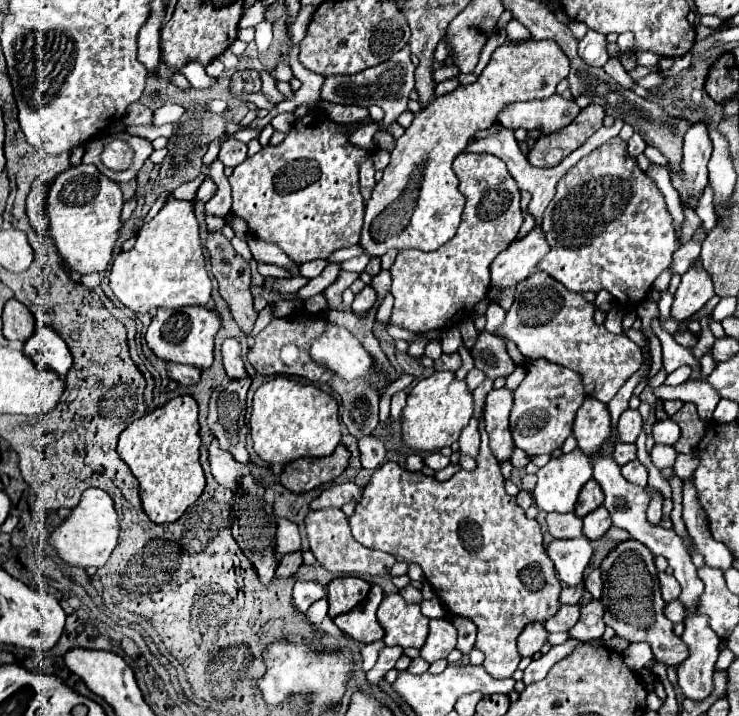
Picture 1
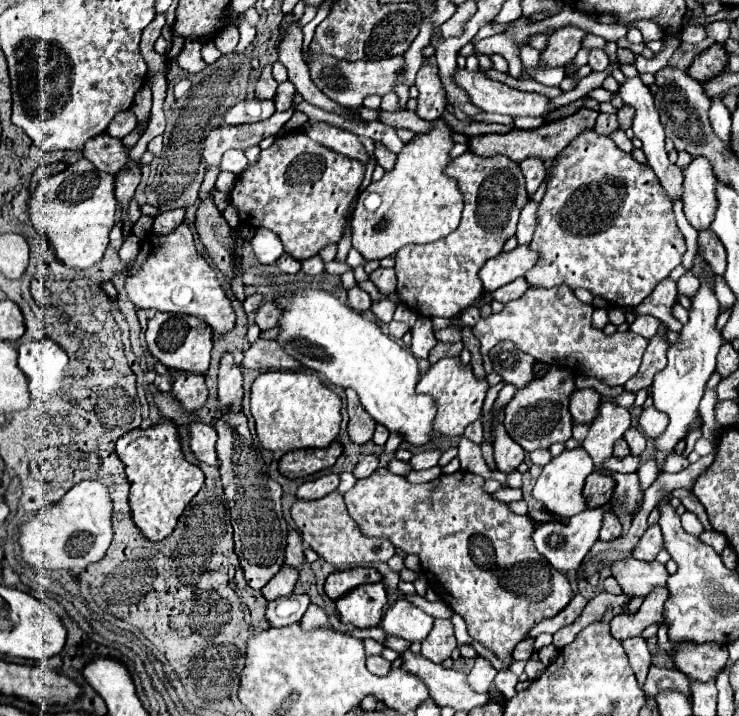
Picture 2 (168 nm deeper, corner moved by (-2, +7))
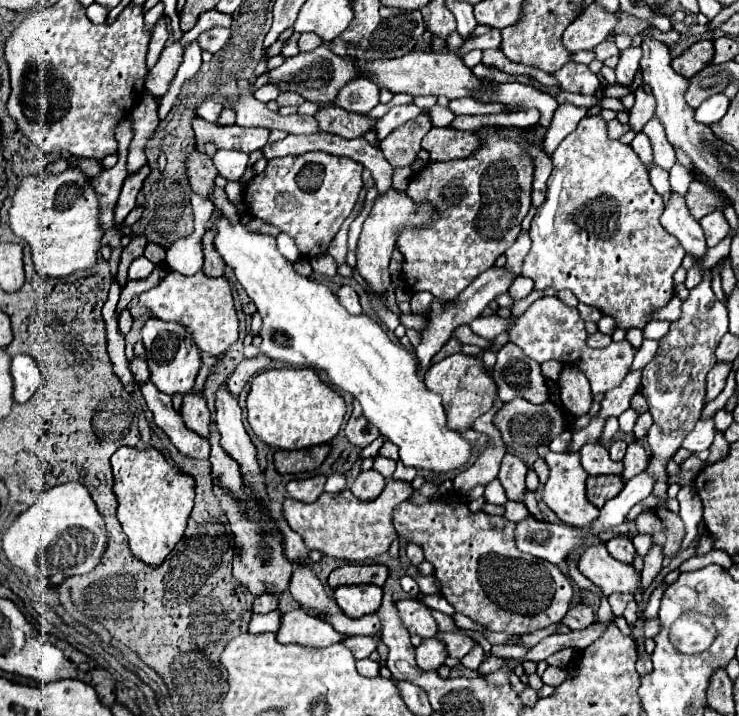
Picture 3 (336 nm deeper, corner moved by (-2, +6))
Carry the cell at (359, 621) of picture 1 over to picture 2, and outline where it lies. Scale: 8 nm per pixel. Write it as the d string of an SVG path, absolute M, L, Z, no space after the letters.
M362 584L338 600L338 614L342 624L356 628L372 628L382 620L384 604L388 602L384 584Z

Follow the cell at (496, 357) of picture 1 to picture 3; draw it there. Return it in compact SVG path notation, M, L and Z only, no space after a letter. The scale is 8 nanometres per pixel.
M506 343L498 351L492 379L498 387L500 401L504 403L516 397L524 397L532 403L544 403L548 399L548 389L540 365L512 343Z

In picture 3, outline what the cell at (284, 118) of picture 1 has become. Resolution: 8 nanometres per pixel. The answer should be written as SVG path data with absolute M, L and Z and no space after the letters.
M282 91L280 95L278 95L278 99L276 99L276 103L280 105L280 107L286 107L286 105L302 105L304 103L304 97L300 97L298 93L288 93L288 91Z

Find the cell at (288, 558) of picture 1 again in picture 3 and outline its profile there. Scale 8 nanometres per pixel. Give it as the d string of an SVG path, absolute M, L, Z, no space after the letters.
M262 593L260 597L254 599L254 613L270 613L278 609L278 599L280 593Z

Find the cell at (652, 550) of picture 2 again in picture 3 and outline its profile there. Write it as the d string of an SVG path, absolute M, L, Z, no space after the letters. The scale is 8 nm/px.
M652 545L652 547L648 549L648 553L644 555L644 569L642 569L642 587L644 587L644 589L646 589L646 587L654 581L654 577L660 573L660 569L662 569L662 559L664 559L664 555L662 555L660 545Z

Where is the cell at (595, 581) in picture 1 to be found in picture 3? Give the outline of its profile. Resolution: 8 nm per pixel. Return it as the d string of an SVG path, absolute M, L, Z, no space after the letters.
M612 593L612 595L608 597L608 603L610 603L610 607L612 607L612 613L614 613L614 615L622 615L624 609L626 609L626 603L628 603L630 599L634 599L634 597L628 595L628 593Z

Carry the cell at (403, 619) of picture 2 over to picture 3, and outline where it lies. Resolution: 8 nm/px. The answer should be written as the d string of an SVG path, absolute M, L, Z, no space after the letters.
M402 599L396 603L396 607L398 607L398 615L400 615L404 627L412 635L420 635L422 639L436 637L438 625L436 625L434 617L430 615L428 607L424 607L416 599Z

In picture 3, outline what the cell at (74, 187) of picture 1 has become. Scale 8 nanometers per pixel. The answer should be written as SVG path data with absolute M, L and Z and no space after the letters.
M78 167L66 169L60 175L24 177L14 193L10 227L32 245L34 265L44 277L66 277L74 271L90 269L98 259L104 237L104 229L100 229L100 201L96 201L90 177Z

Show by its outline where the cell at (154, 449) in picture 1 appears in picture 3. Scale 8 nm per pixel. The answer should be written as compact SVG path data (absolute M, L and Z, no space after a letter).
M122 445L112 455L112 471L114 493L118 497L118 521L128 535L132 555L148 565L160 565L184 535L194 503L196 483L192 475L182 473L178 465L166 461L164 453L156 447L140 451L128 445Z

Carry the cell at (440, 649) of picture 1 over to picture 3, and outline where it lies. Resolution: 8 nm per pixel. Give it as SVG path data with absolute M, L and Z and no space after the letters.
M438 637L424 639L416 647L416 663L424 671L438 669L446 659L448 659L448 649L446 649L446 645Z

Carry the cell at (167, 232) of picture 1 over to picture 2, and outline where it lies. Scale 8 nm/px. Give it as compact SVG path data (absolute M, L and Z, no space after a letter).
M186 224L178 226L168 236L150 234L144 240L138 258L126 270L126 292L138 308L194 316L206 322L214 336L226 336L236 322L230 298L226 296L216 272L198 254L192 232Z

